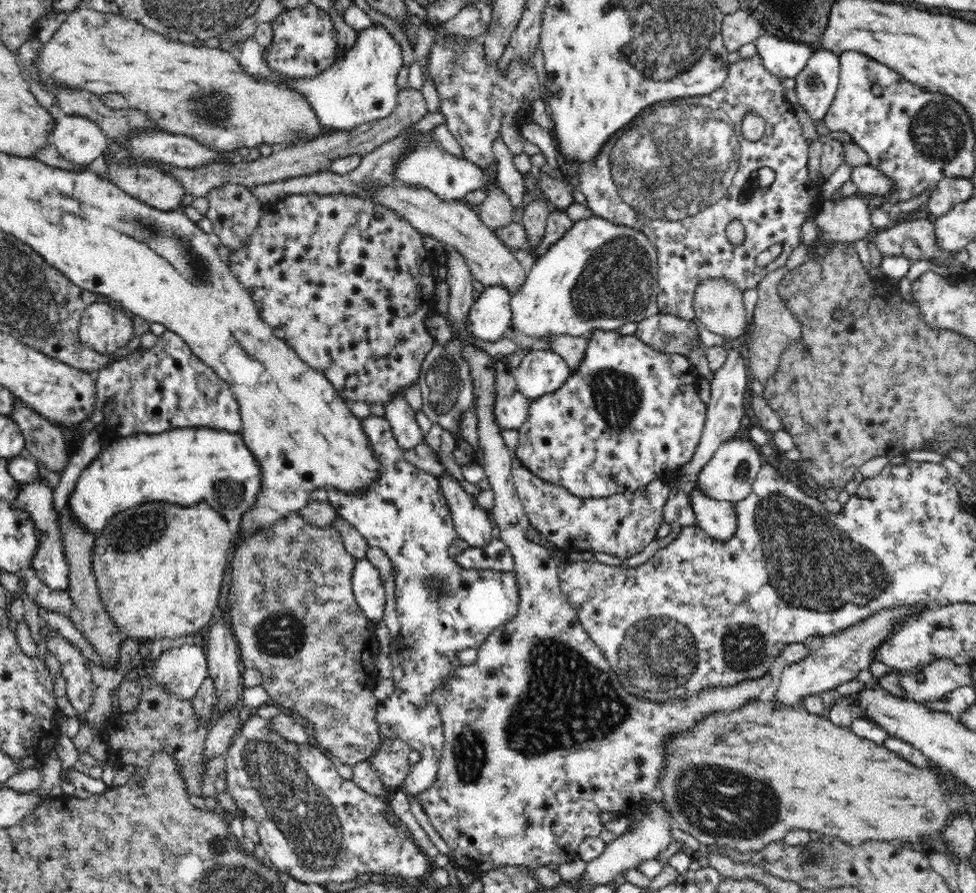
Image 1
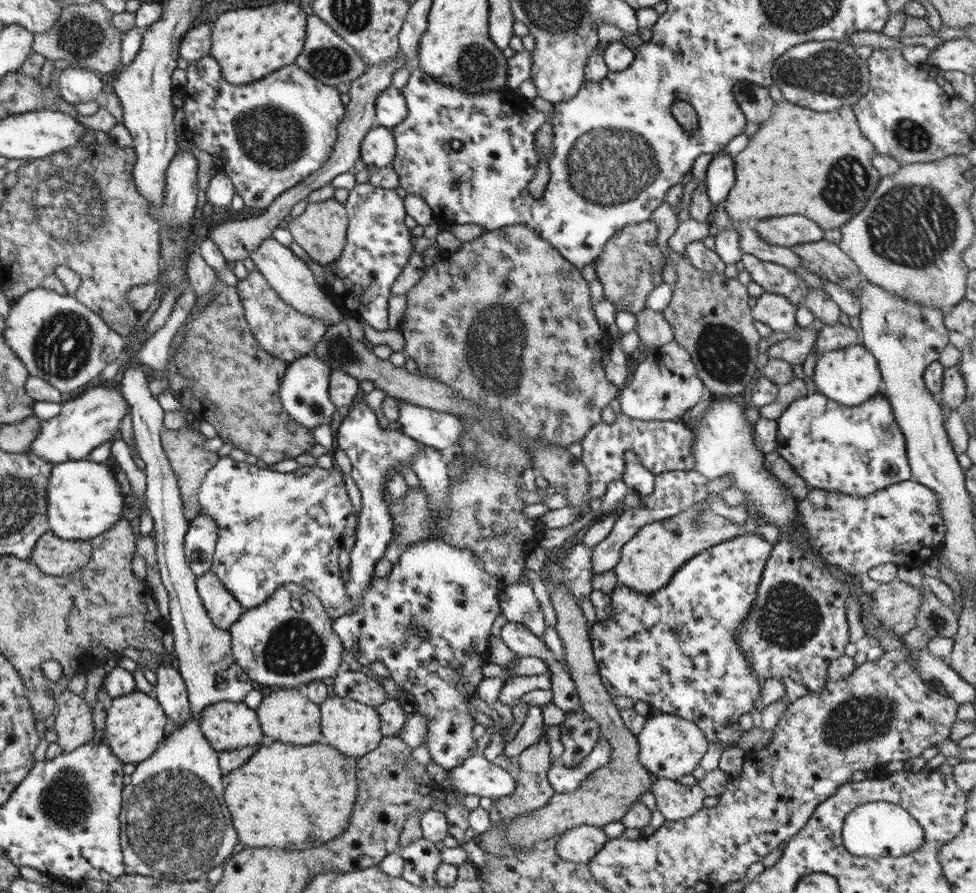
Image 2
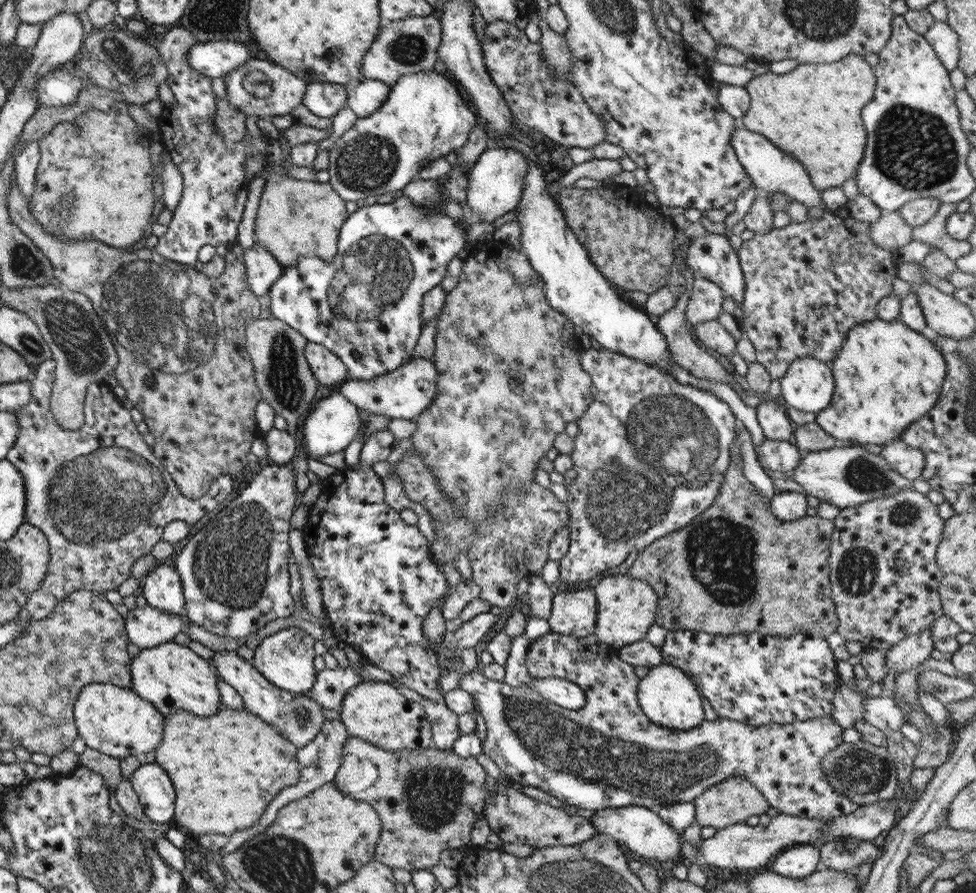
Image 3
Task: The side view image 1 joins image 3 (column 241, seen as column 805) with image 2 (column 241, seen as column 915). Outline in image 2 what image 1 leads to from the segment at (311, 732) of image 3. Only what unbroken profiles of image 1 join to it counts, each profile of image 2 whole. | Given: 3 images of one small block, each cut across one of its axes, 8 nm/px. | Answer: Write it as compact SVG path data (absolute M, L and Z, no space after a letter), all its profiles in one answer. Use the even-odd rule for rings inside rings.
M207 570L205 574L197 576L194 583L213 626L226 631L231 624L237 622L244 608L223 588L223 584L213 572Z

